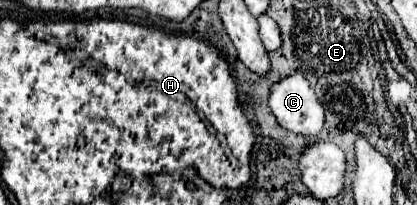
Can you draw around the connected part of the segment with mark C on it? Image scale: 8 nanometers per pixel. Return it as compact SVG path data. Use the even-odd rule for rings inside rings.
M301 73L289 75L271 85L269 109L287 131L317 135L323 127L323 107Z

